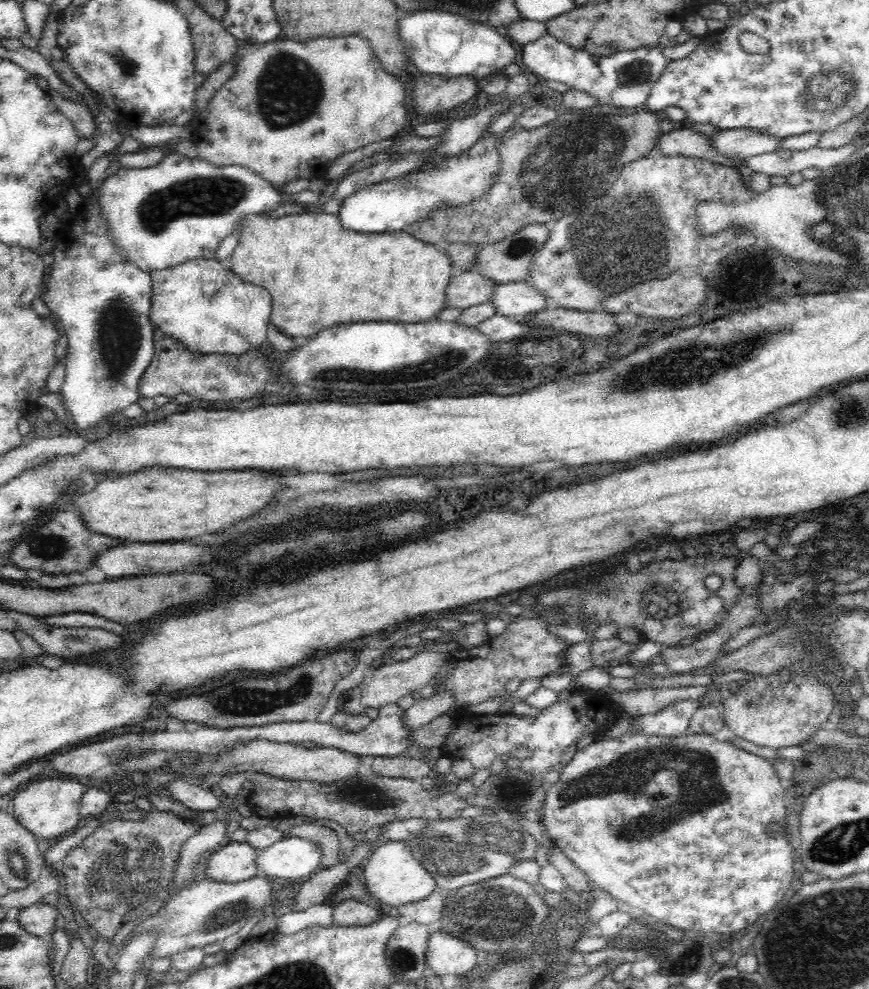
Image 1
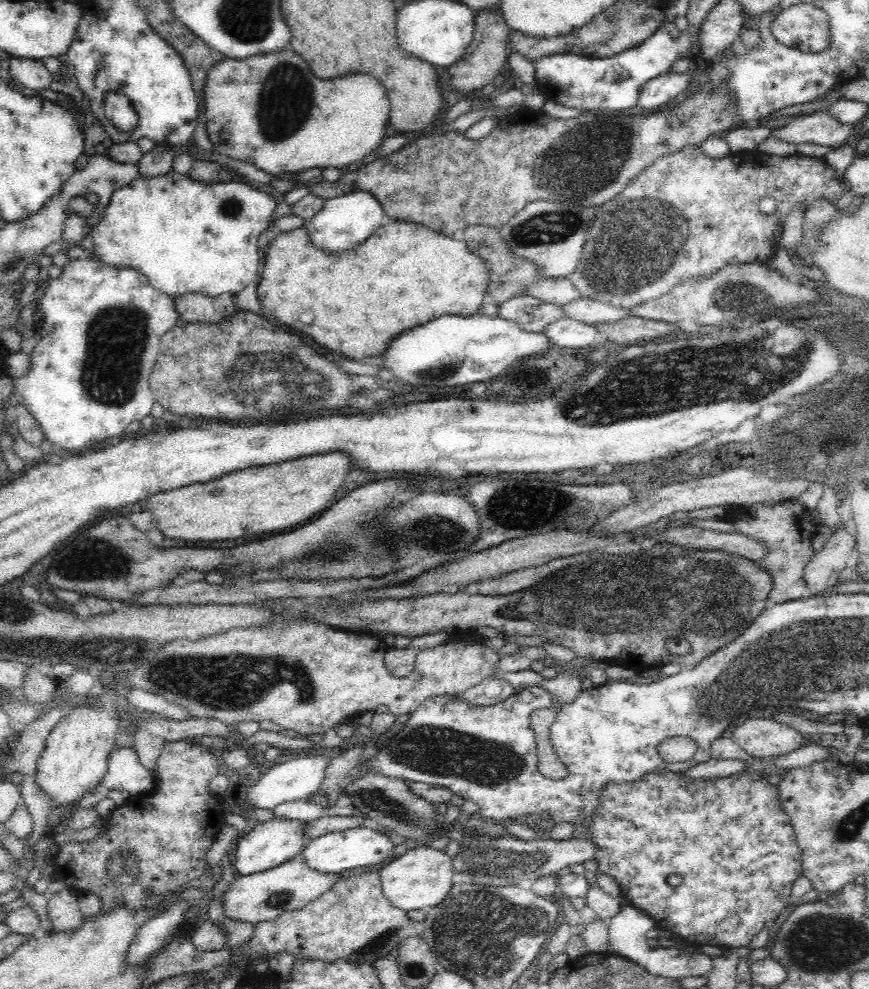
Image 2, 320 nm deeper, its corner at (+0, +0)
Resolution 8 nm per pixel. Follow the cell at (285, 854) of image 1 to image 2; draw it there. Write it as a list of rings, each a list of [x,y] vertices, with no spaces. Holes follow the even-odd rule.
[[[368,827],[351,828],[344,831],[333,832],[310,839],[304,845],[301,856],[306,858],[308,866],[320,872],[332,874],[360,868],[361,866],[380,866],[381,863],[389,862],[388,858],[393,855],[398,840],[390,837],[388,833],[381,833]]]

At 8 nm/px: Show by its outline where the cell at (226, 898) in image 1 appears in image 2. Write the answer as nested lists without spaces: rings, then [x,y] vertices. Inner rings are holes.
[[[296,856],[292,860],[261,873],[235,877],[224,896],[224,914],[238,922],[256,924],[258,920],[272,920],[283,912],[300,910],[321,894],[328,892],[340,879],[340,873],[320,872],[308,866],[306,858]]]

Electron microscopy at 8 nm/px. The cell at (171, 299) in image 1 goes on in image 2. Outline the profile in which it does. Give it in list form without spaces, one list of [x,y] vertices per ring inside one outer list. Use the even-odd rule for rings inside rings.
[[[186,294],[175,300],[180,322],[203,322],[210,324],[220,322],[238,312],[231,294],[222,294],[218,298],[207,298],[203,294]]]

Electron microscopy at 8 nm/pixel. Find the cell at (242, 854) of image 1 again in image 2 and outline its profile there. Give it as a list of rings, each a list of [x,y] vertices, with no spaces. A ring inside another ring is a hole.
[[[270,819],[263,823],[257,823],[255,827],[237,838],[233,844],[233,856],[236,858],[234,866],[236,875],[246,876],[270,870],[280,866],[284,862],[296,858],[302,854],[304,845],[310,838],[305,835],[305,822],[292,819]]]

